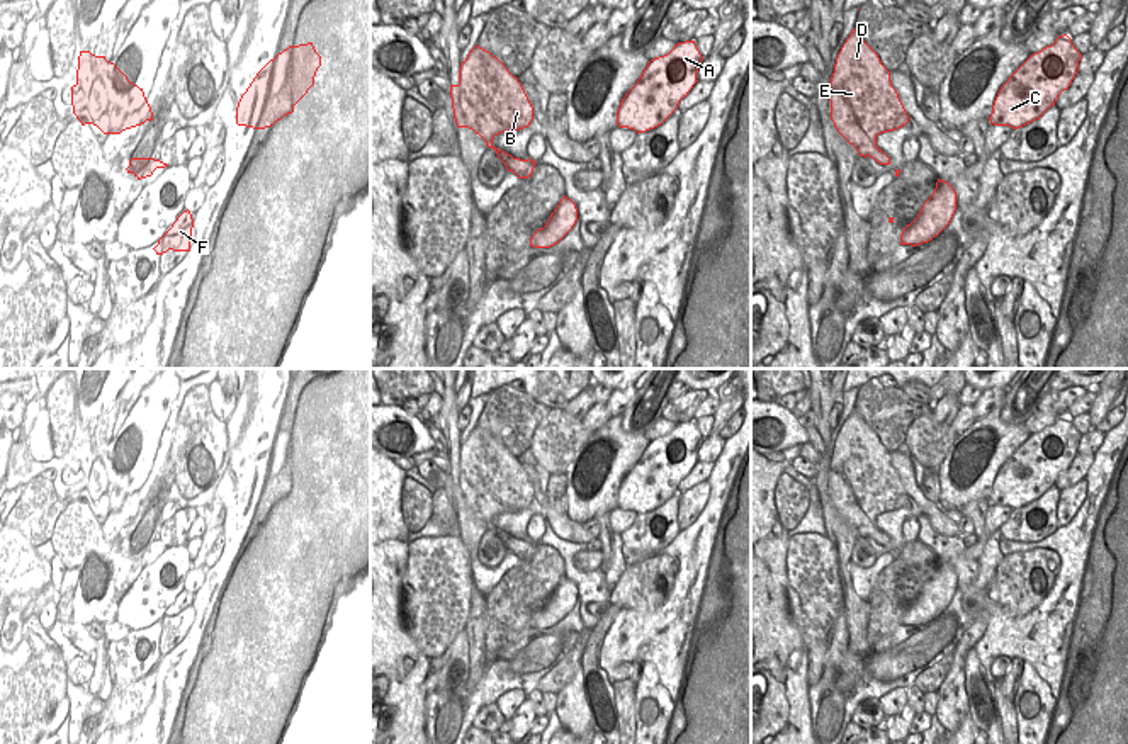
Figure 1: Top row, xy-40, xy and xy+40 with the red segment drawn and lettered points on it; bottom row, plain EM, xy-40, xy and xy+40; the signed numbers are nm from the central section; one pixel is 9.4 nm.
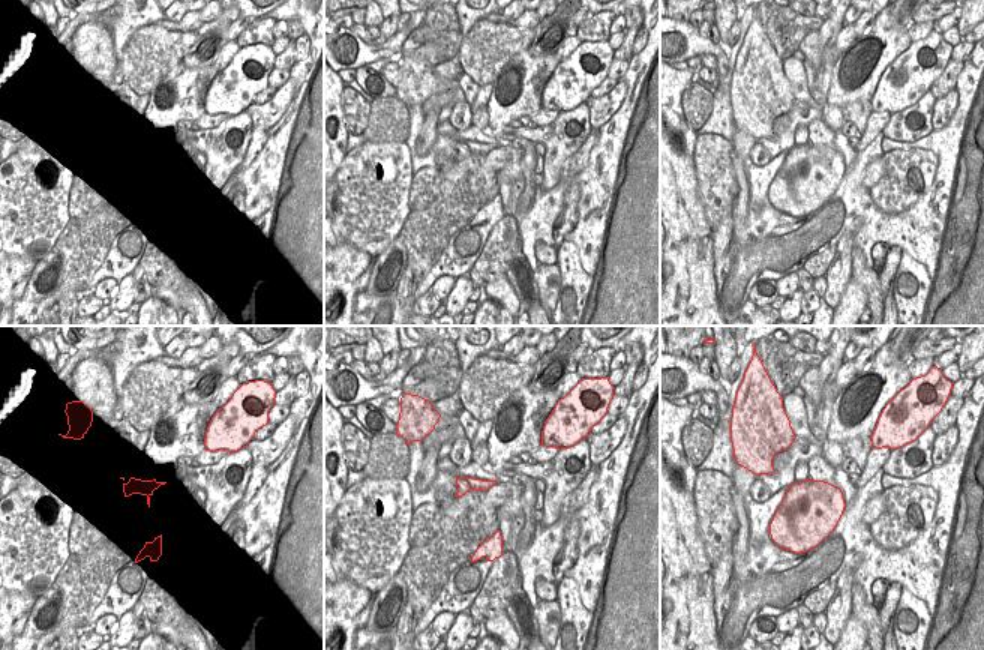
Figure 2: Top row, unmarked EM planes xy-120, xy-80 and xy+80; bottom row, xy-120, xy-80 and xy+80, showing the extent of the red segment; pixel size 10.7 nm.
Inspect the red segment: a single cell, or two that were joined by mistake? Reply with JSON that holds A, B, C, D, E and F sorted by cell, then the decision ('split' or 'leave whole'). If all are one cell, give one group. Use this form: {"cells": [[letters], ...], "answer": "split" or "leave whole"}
{"cells": [["A", "B", "C", "D", "E", "F"]], "answer": "leave whole"}

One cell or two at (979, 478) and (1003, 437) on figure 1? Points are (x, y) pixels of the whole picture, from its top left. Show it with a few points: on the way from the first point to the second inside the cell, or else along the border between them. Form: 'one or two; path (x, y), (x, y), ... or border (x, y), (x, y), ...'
one; path (986, 467), (998, 447)

